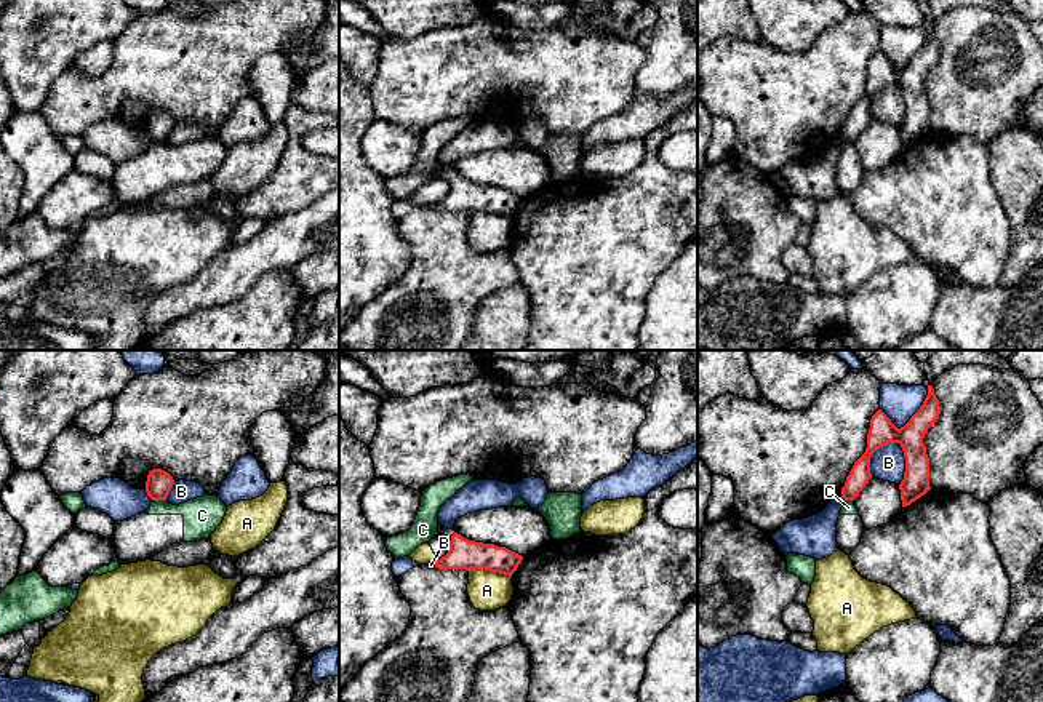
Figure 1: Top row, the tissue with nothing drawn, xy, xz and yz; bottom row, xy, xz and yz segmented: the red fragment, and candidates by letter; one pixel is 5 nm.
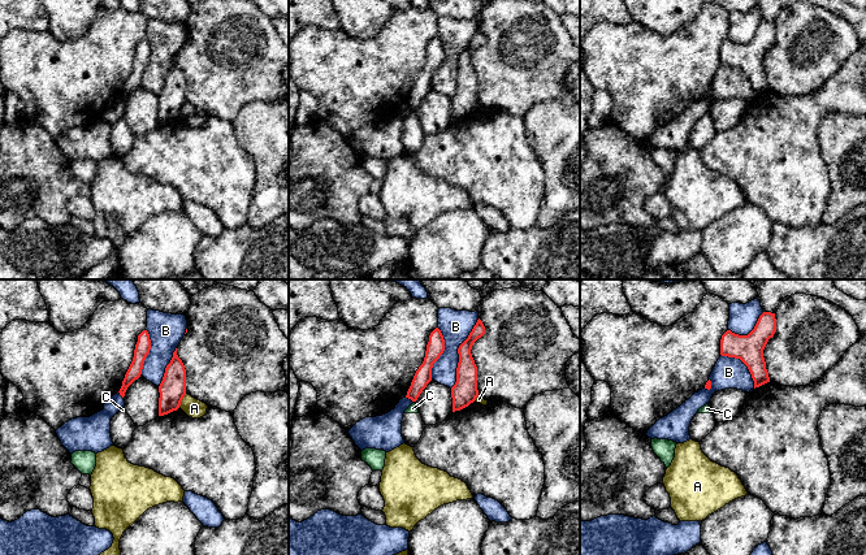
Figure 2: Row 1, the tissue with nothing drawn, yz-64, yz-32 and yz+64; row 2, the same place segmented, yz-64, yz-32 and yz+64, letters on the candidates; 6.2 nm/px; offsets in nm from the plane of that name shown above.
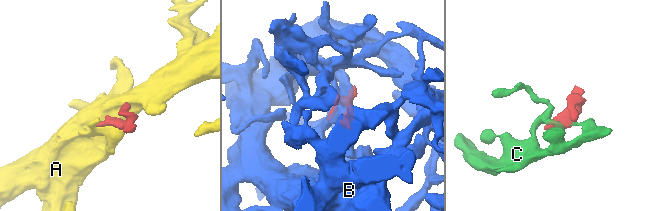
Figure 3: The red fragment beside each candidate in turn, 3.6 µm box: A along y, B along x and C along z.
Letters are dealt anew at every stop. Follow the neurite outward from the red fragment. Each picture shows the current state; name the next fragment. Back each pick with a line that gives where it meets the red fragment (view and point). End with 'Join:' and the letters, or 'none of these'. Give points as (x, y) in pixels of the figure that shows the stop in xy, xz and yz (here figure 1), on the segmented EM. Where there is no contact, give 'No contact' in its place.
Join: none of these

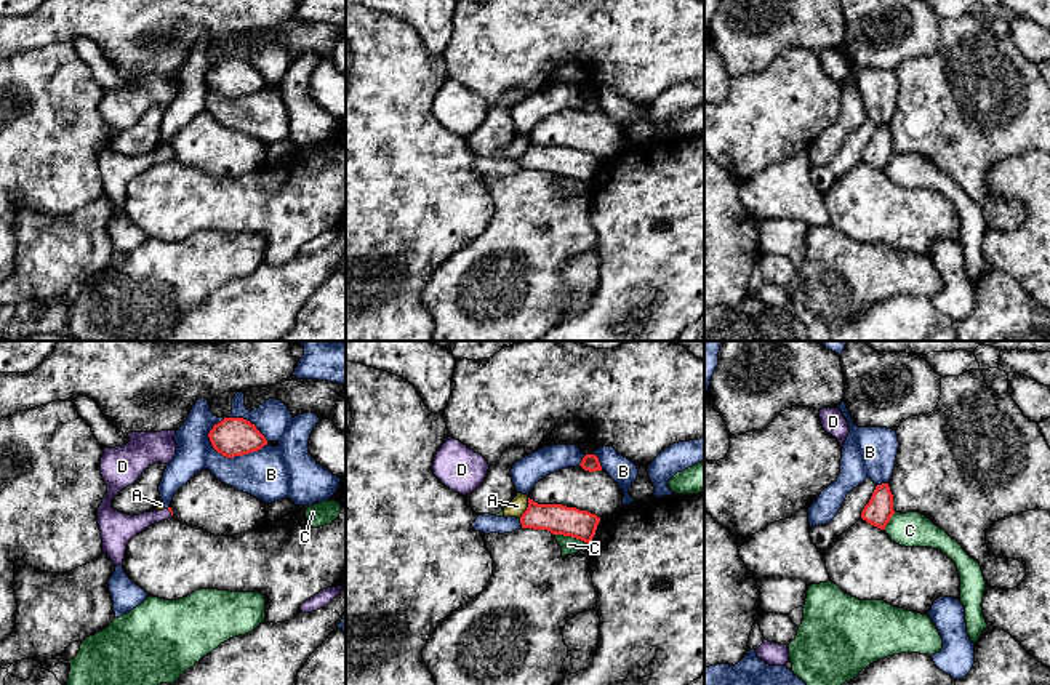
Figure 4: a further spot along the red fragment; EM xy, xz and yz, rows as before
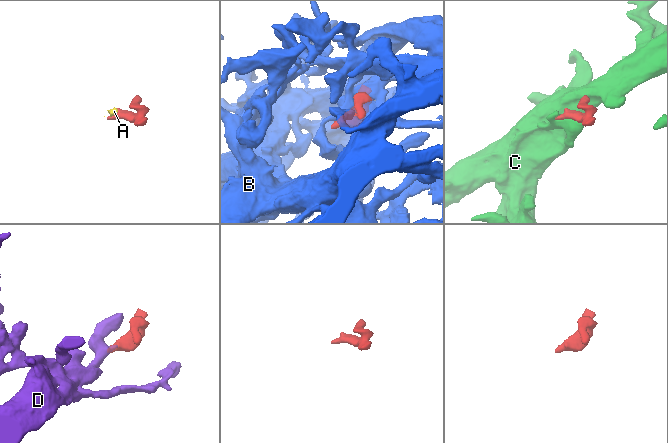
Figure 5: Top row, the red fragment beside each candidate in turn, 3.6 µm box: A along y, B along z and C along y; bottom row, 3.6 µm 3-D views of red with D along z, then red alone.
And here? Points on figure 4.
D: Touches red at xy (170, 511)
Join: D

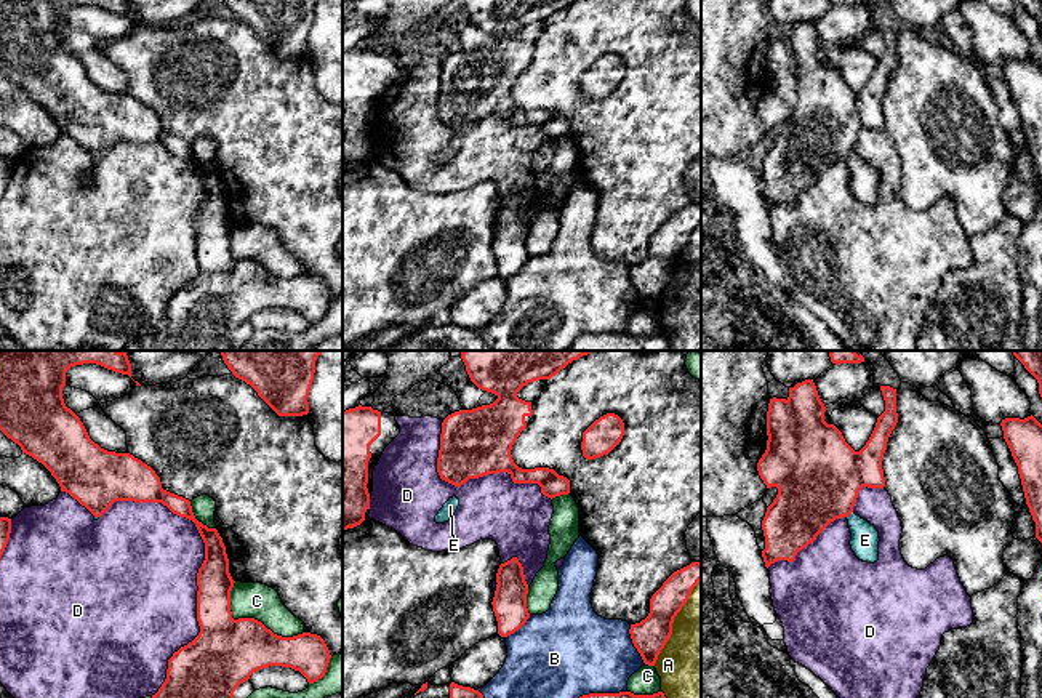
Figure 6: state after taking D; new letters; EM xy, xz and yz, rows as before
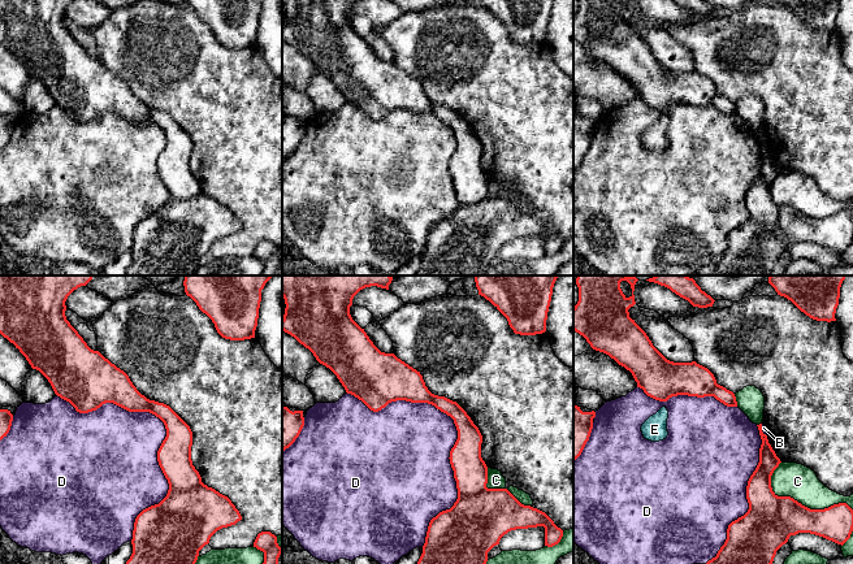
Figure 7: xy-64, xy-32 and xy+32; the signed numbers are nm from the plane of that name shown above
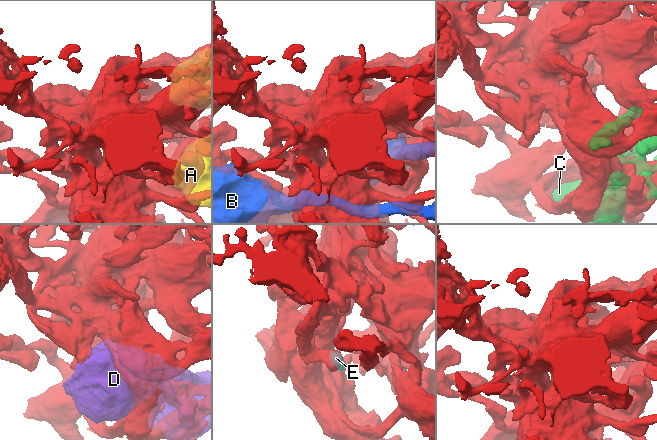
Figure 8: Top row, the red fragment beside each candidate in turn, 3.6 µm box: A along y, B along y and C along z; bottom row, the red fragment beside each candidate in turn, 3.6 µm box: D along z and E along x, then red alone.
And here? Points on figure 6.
E: Touches red at yz (850, 513)
Join: E

